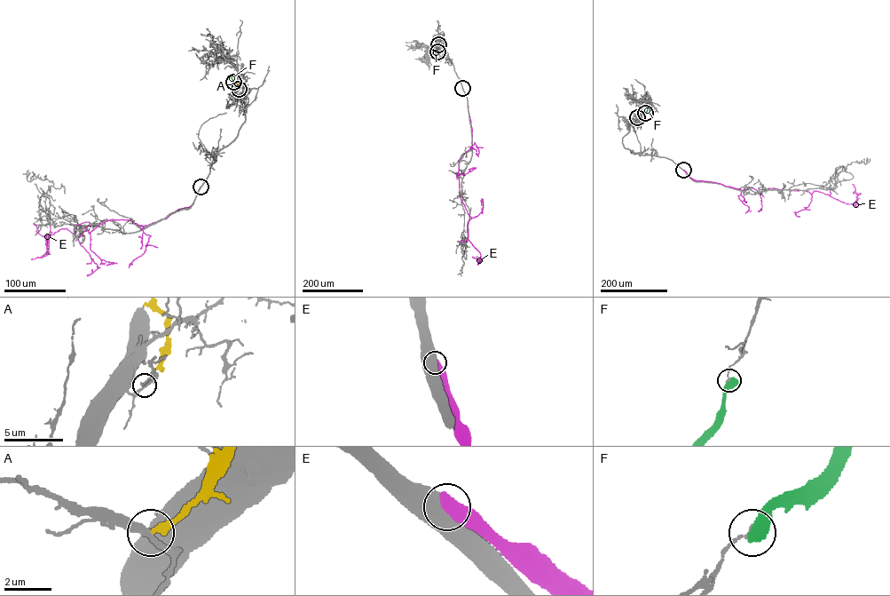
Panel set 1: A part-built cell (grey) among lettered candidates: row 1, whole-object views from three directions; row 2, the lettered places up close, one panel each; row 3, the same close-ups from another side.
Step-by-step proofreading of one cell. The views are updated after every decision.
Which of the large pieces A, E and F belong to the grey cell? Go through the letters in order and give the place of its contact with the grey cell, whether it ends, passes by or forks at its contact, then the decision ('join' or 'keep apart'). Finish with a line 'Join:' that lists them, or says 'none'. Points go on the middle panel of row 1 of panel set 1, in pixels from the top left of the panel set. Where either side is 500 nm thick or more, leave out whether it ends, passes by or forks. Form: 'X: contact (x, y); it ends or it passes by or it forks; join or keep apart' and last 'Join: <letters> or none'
A: contact (438, 44); it ends; keep apart
E: contact (462, 88); keep apart
F: contact (437, 51); keep apart
Join: none

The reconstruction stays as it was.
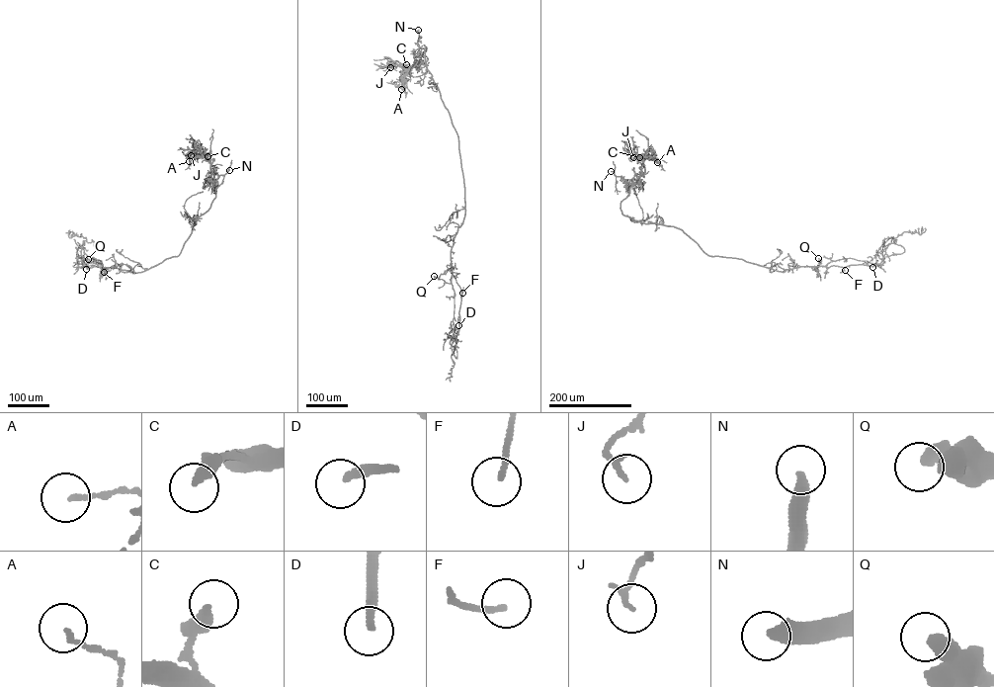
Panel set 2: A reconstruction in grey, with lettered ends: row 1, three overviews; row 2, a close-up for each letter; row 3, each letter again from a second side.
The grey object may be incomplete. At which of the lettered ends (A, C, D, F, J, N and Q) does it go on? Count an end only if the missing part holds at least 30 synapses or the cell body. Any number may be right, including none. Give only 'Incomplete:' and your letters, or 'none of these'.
Incomplete: D, N

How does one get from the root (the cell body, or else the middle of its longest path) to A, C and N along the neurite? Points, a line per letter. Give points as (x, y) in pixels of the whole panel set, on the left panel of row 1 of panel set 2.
A: (160, 263), (179, 255), (196, 219), (215, 197), (214, 184), (209, 181), (209, 161), (202, 156), (189, 161)
C: (160, 263), (179, 255), (196, 219), (208, 210), (214, 198), (214, 184), (209, 181), (210, 161), (207, 156)
N: (160, 263), (179, 255), (196, 219), (208, 210), (214, 198), (214, 181), (229, 170)

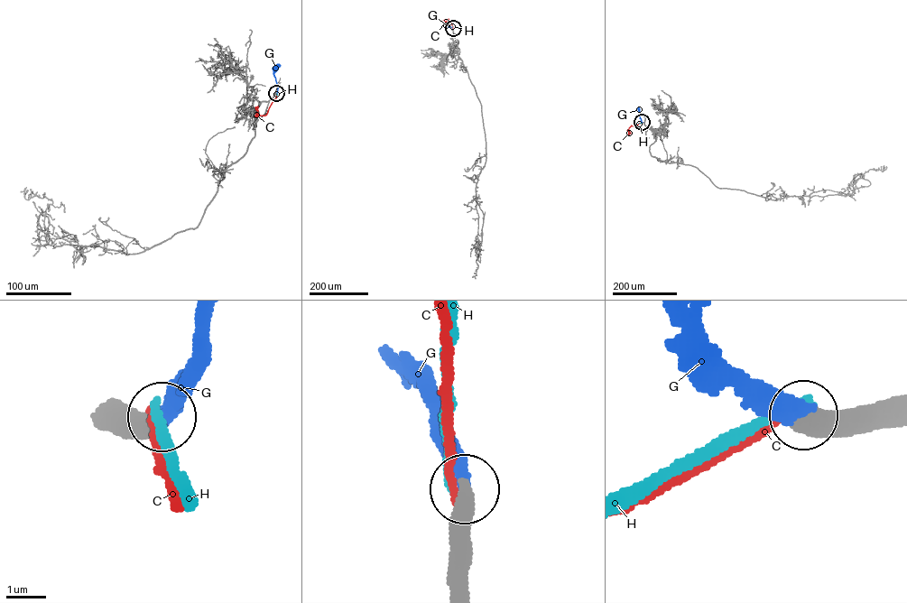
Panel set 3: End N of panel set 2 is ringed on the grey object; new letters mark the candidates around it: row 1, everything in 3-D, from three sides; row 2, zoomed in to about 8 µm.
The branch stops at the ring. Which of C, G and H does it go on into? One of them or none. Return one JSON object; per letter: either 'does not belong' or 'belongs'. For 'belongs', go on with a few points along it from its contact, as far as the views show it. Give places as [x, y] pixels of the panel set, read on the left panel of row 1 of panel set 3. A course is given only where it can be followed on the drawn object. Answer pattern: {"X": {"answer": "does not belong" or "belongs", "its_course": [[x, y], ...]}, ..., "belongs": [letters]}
{"C": {"answer": "does not belong"}, "G": {"answer": "belongs", "its_course": [[276, 93], [278, 86], [273, 73], [276, 66]]}, "H": {"answer": "does not belong"}, "belongs": ["G"]}

